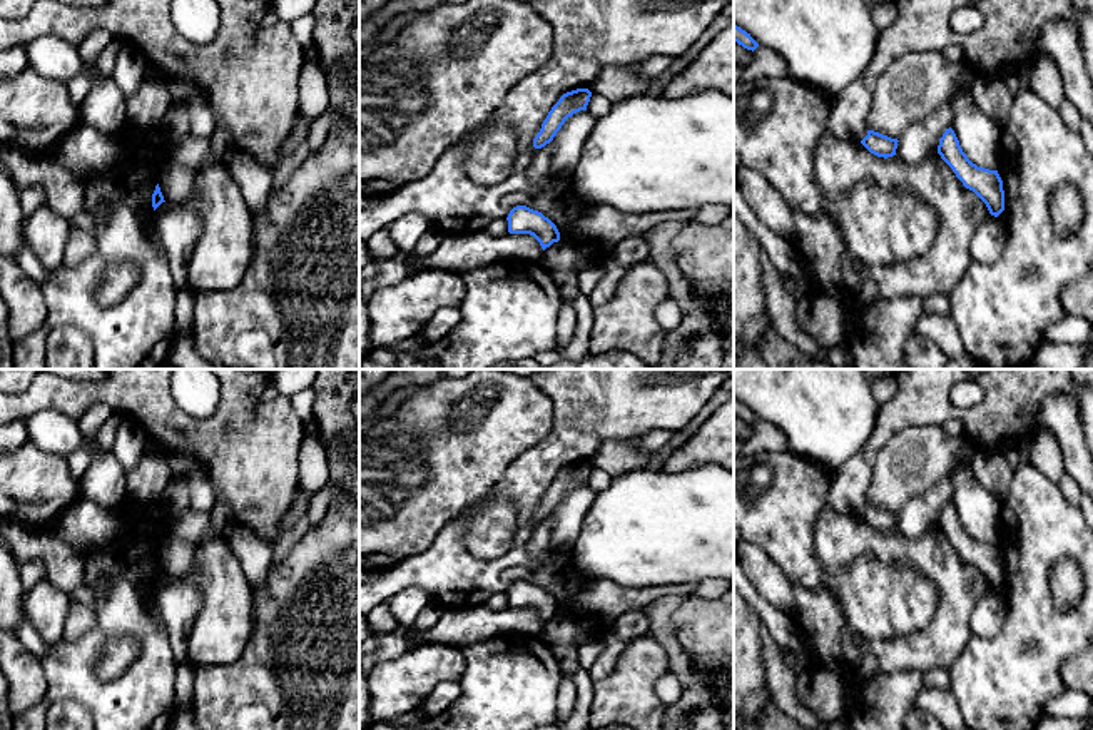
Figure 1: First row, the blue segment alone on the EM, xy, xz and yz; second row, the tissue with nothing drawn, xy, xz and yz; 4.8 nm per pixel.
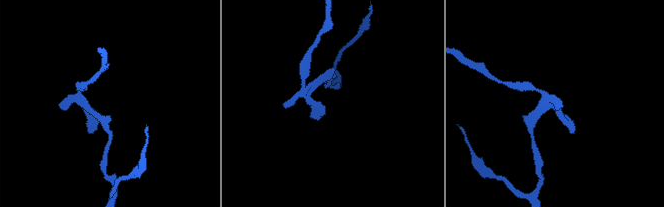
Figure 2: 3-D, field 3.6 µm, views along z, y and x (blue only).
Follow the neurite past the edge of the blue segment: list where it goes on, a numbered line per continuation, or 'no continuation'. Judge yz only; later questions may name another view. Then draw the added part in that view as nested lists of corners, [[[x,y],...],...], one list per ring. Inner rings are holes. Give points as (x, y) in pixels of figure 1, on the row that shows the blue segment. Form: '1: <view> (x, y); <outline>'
no continuation

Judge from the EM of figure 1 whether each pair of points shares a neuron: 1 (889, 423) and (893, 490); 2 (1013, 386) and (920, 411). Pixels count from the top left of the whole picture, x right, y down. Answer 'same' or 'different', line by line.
1: different
2: same

